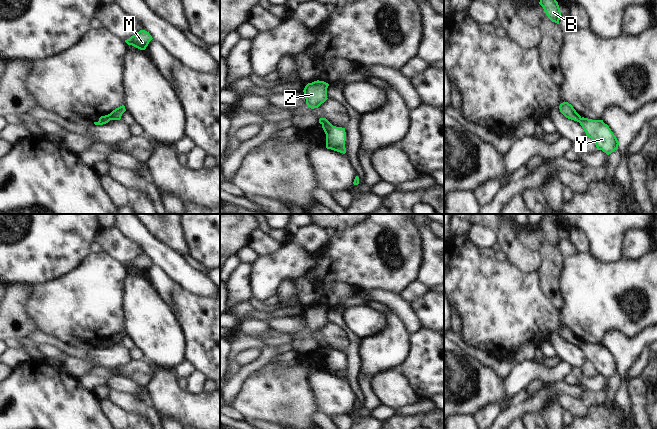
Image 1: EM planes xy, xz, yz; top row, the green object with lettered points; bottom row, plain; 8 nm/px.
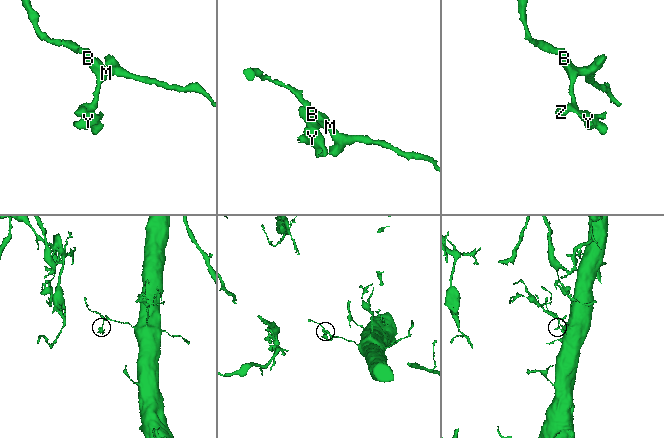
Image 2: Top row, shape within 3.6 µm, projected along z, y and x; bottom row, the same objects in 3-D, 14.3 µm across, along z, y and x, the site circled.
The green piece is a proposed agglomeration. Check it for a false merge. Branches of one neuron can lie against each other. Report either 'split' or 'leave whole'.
split

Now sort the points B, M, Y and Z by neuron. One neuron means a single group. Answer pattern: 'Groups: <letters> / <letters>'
Groups: B M Z / Y.

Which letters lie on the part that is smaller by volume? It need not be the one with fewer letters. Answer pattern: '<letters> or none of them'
Y

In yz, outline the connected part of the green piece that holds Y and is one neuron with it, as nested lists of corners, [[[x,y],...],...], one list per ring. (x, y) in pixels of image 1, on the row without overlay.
[[[582,341],[579,347],[587,361],[594,365],[597,374],[602,374],[609,379],[618,373],[619,366],[616,360],[603,344],[592,344]]]

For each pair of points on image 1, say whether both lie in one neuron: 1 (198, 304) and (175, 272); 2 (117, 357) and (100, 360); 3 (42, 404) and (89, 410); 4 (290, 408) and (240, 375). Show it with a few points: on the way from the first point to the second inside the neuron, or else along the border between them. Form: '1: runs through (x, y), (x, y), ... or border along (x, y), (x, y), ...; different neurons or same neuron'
1: border along (175, 283), (196, 295), (209, 296); different neurons
2: runs through (113, 357), (104, 357); same neuron
3: runs through (54, 410), (77, 410); same neuron
4: border along (264, 364), (255, 369), (245, 379), (234, 399); different neurons

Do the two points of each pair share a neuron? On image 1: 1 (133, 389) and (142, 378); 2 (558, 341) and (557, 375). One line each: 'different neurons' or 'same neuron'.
1: different neurons
2: different neurons

